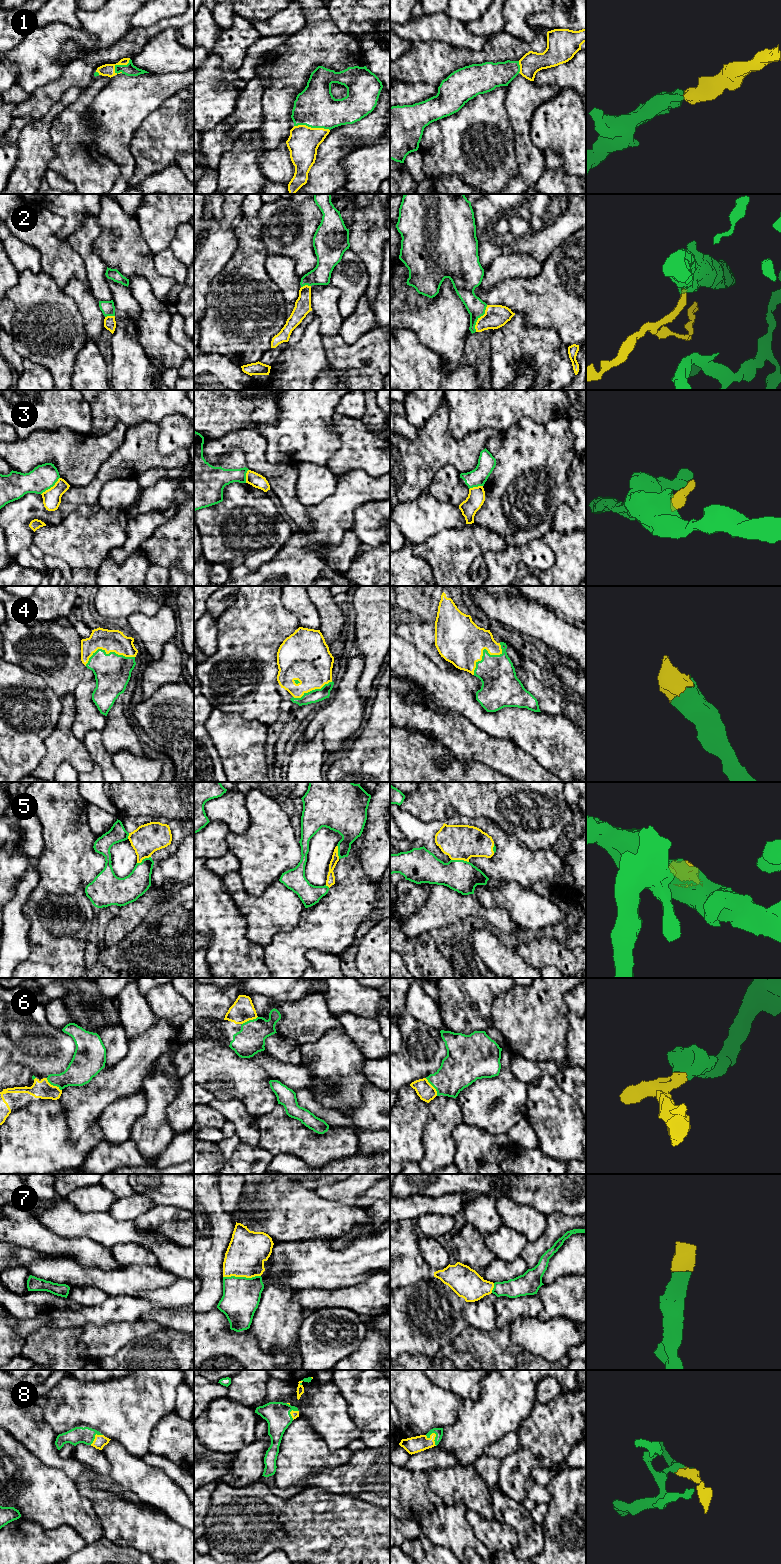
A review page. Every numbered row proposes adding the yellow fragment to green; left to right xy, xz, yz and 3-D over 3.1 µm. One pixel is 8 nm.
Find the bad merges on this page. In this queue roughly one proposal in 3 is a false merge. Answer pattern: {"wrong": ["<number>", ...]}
{"wrong": ["3"]}

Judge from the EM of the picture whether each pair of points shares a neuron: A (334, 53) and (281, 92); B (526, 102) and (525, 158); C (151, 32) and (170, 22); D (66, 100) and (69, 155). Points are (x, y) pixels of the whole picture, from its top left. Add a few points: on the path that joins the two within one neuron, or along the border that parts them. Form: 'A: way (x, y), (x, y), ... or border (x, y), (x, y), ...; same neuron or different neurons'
A: way (320, 53), (292, 80); same neuron
B: way (522, 116), (523, 144); same neuron
C: way (156, 28), (165, 23); same neuron
D: border (82, 90), (80, 95), (60, 112); different neurons

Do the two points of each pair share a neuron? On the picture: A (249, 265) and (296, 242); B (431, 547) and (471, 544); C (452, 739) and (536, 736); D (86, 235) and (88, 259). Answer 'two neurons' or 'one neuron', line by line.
A: two neurons
B: one neuron
C: two neurons
D: one neuron

